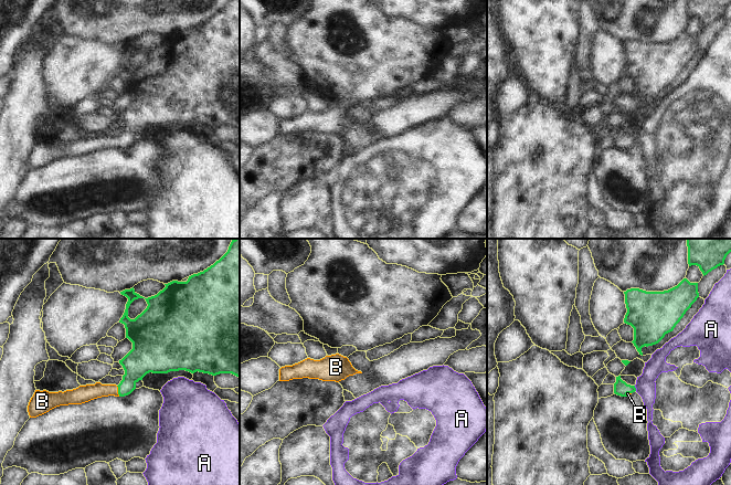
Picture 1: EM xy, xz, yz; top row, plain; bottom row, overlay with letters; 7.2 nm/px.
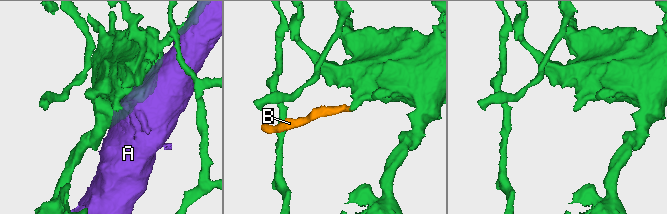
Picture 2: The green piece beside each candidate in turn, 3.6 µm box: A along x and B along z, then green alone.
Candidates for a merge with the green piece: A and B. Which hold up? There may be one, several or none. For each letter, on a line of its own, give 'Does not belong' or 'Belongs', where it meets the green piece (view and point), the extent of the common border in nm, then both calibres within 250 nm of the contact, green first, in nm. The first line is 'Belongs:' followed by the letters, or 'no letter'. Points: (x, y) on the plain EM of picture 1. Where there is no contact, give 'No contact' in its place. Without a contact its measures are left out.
Belongs: B
A: Does not belong. Touches green at yz (635, 140). Shared border 40 nm. Thickness 110 nm (green) against 150 nm
B: Belongs. Touches green at xy (118, 144). Shared border 80 nm. Thickness 200 nm (green) against 130 nm

